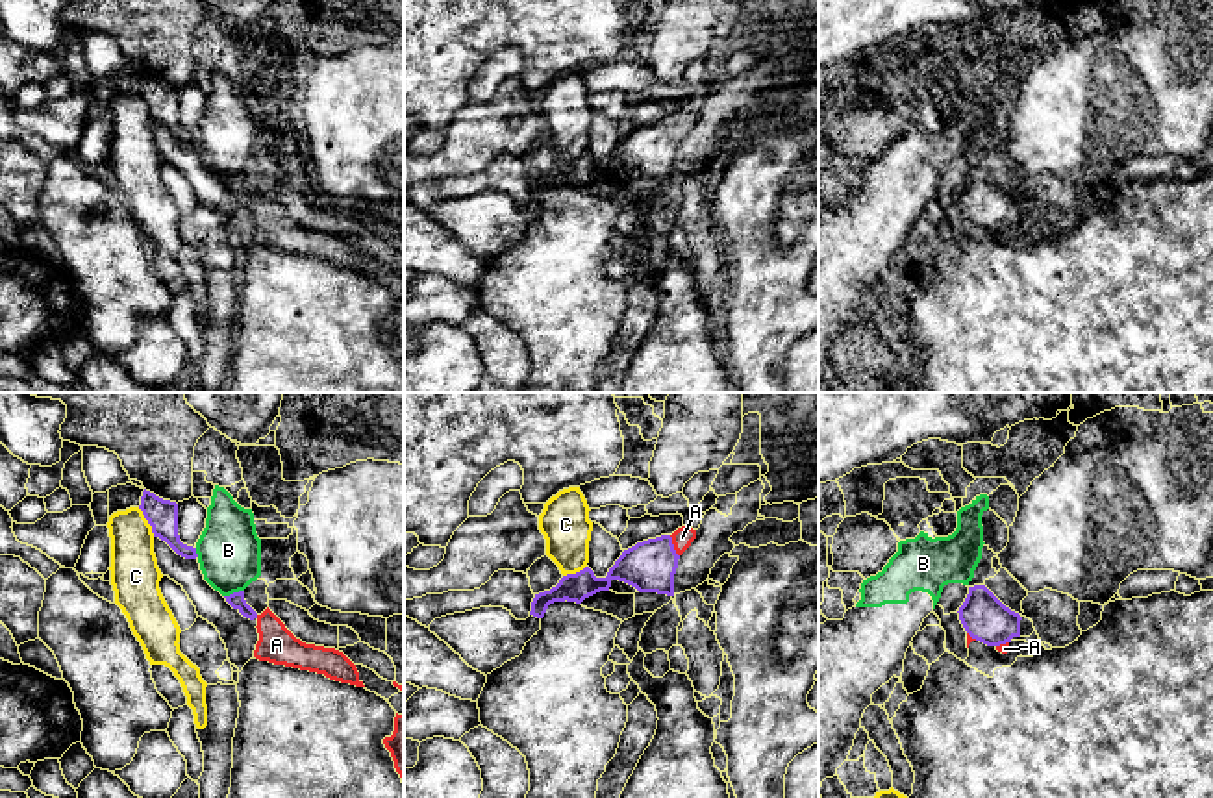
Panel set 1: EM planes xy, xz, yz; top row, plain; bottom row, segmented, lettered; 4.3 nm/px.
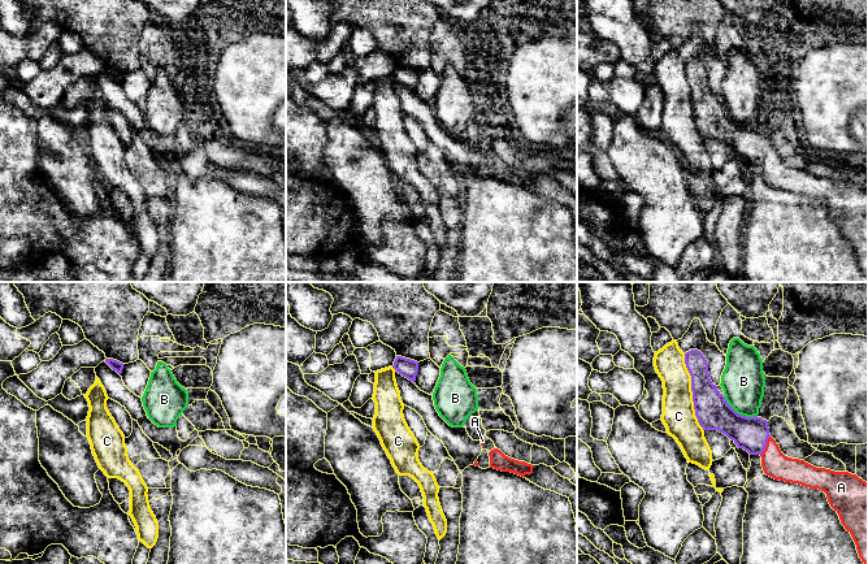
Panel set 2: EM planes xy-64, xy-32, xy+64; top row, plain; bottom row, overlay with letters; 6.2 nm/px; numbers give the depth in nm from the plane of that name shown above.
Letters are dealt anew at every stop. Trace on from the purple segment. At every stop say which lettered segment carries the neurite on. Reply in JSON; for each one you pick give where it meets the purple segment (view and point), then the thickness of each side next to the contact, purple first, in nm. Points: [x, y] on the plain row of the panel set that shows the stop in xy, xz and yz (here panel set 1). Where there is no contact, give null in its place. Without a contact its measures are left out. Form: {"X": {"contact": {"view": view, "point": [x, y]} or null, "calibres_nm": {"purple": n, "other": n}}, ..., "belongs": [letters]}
{"A": {"contact": {"view": "xz", "point": [673, 132]}, "calibres_nm": {"purple": 220, "other": 90}}, "belongs": ["A"]}

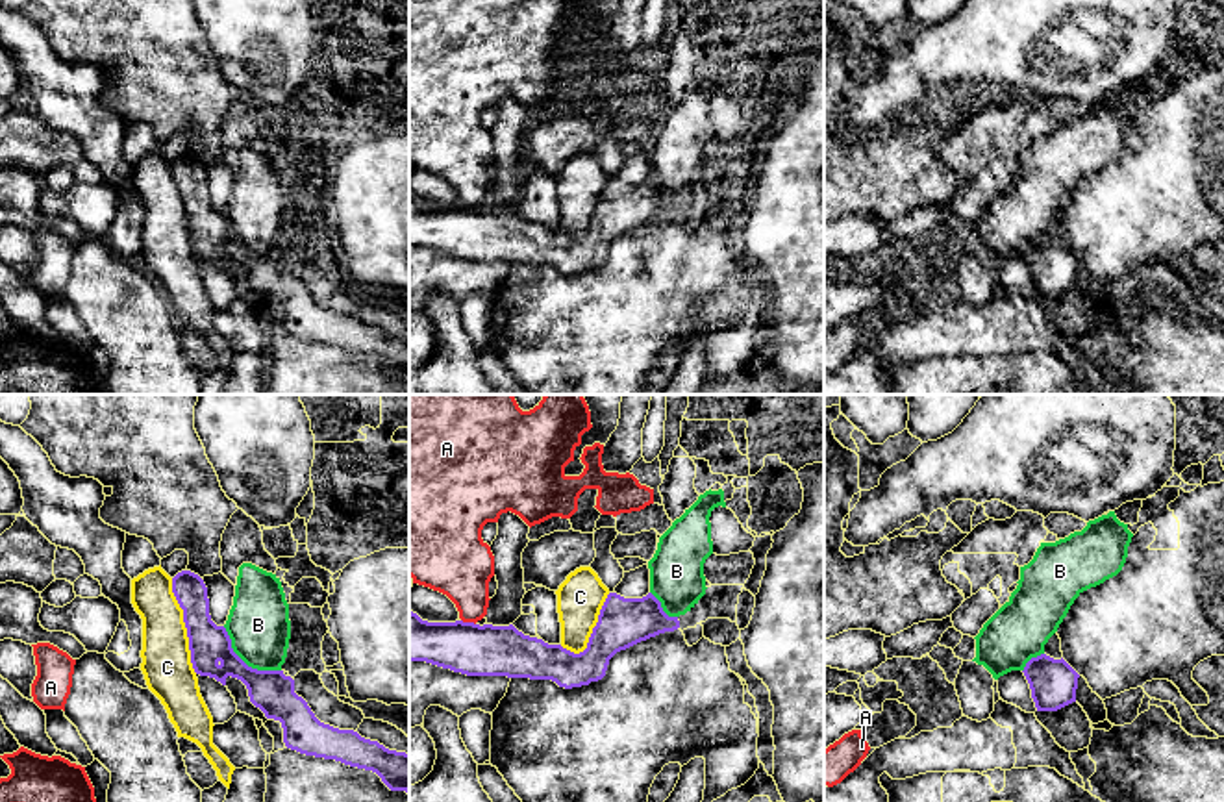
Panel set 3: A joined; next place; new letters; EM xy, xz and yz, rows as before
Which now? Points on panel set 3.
{"belongs": []}

